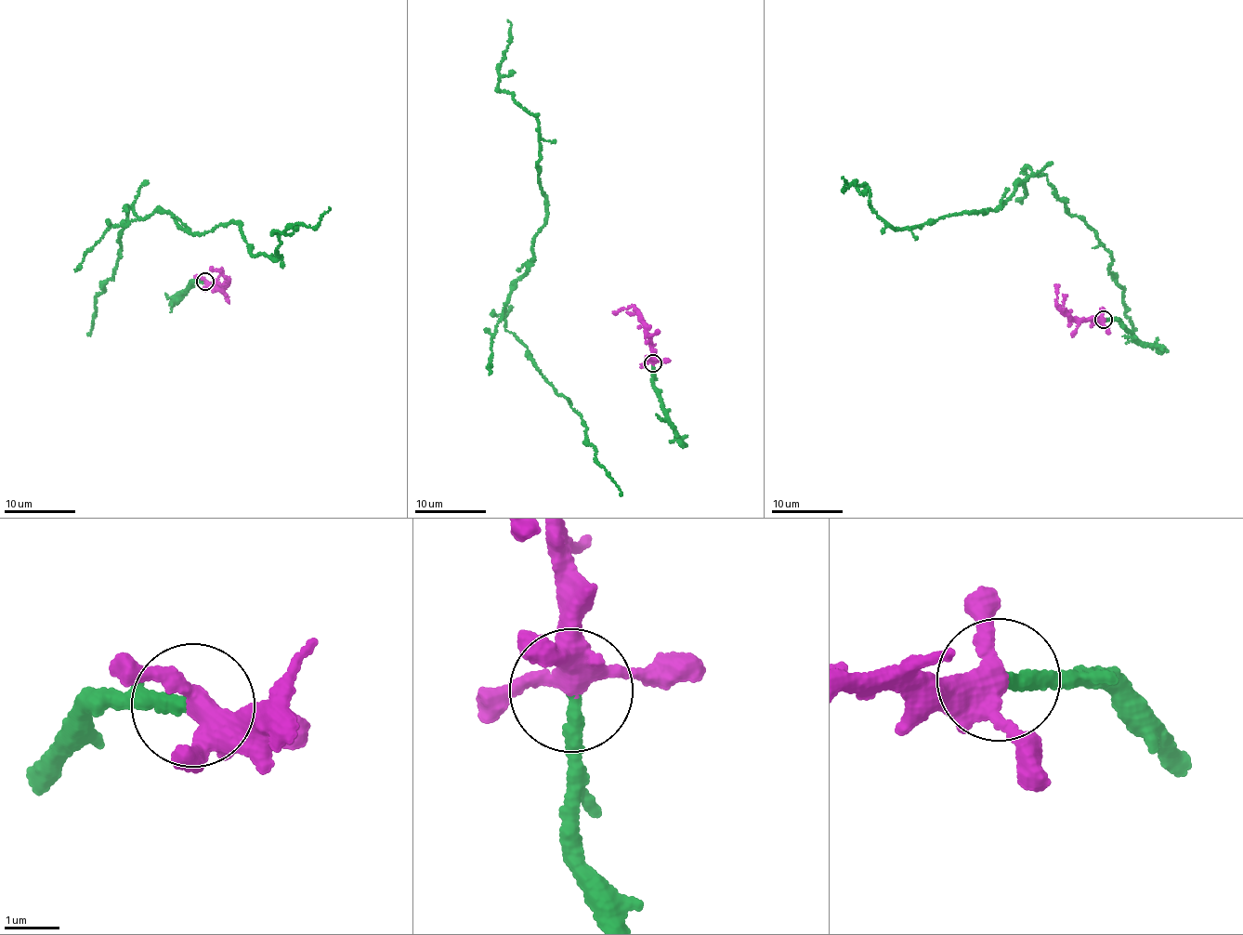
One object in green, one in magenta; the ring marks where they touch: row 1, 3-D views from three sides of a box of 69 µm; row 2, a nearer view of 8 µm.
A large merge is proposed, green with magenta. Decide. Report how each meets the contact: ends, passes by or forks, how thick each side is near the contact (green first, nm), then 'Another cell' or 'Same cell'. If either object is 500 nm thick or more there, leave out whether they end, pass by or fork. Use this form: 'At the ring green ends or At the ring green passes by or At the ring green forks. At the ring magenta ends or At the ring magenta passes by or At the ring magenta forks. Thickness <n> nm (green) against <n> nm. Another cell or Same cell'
At the ring green ends. At the ring magenta forks. Thickness 240 nm (green) against 320 nm. Same cell

